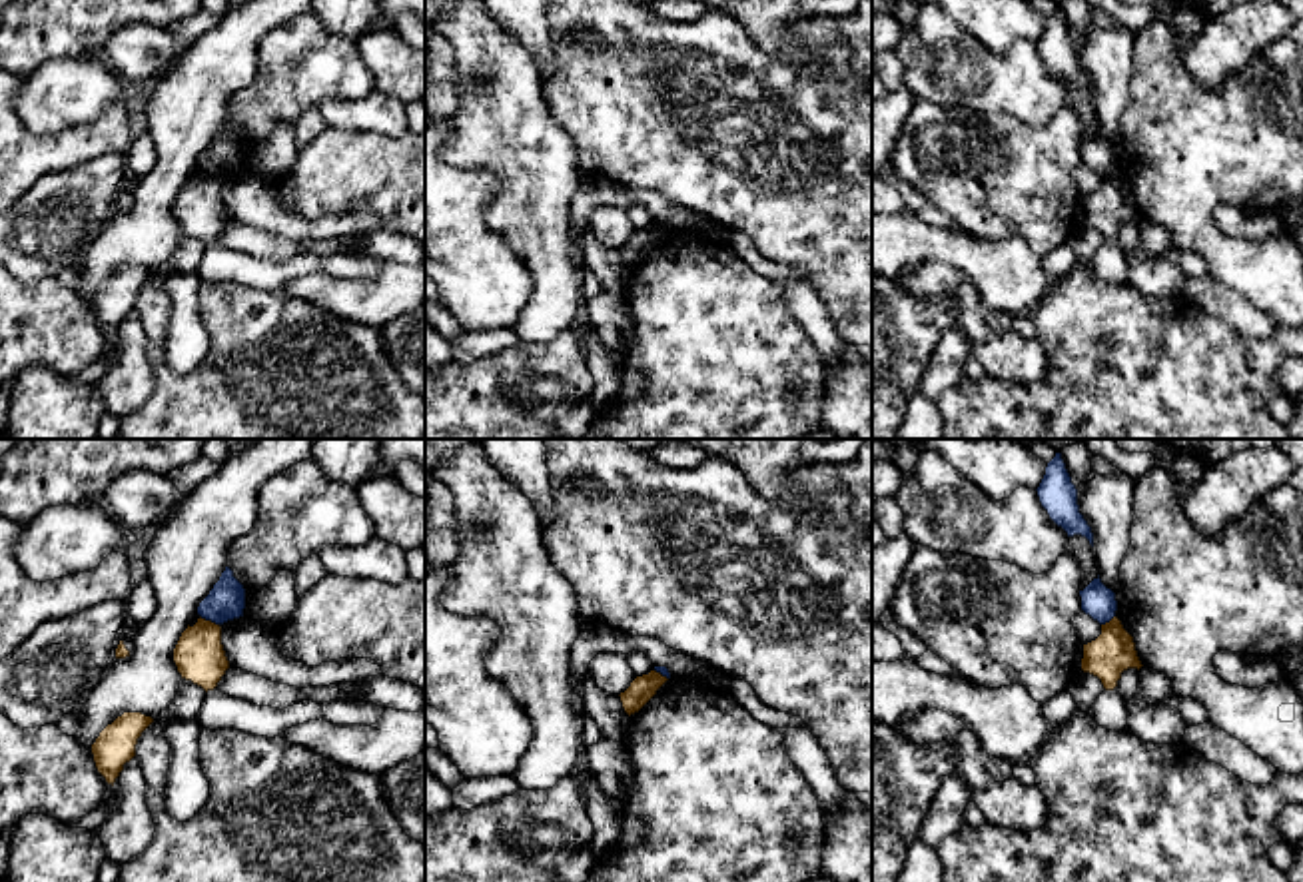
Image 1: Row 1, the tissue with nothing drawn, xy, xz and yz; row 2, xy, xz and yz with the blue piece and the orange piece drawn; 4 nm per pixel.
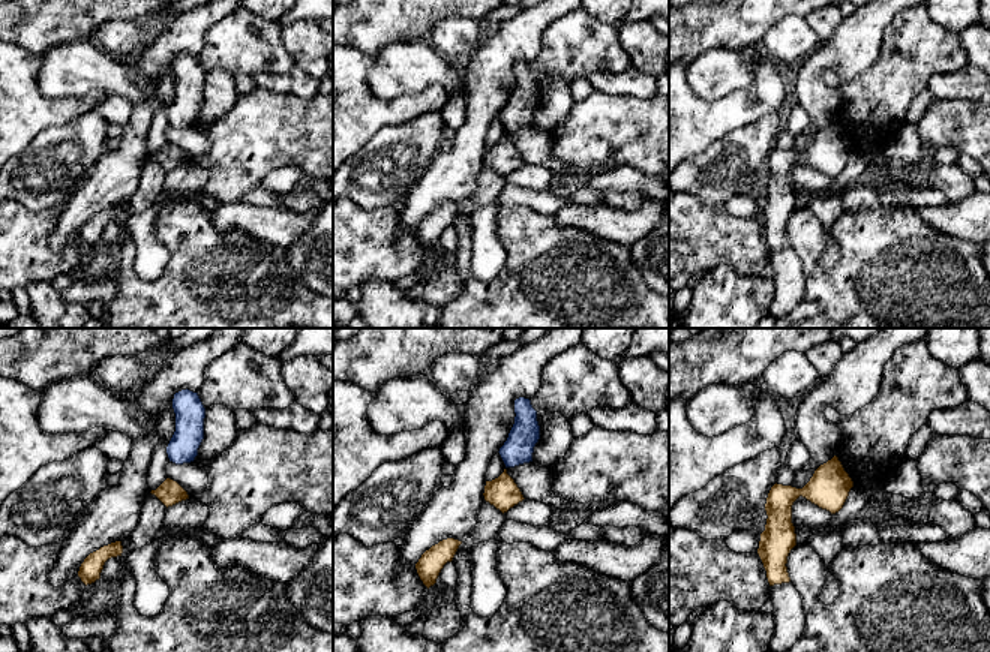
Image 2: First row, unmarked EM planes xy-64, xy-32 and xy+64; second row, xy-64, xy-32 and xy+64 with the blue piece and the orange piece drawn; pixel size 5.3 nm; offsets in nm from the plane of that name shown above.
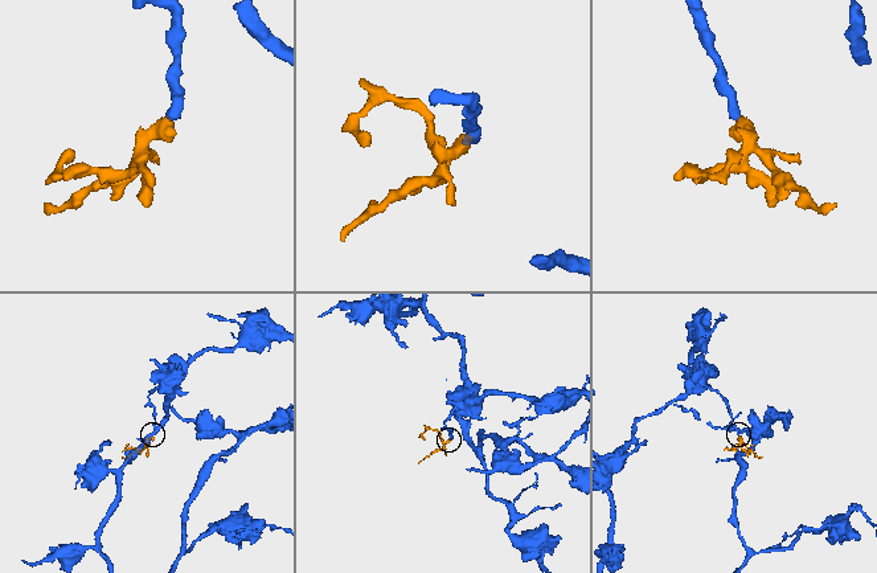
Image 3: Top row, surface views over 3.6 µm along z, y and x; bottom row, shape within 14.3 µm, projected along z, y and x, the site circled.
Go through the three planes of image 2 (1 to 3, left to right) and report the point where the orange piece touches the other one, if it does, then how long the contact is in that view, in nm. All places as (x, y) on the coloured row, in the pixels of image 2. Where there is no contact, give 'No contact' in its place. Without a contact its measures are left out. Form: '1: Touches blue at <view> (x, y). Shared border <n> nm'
1: No contact
2: No contact
3: No contact

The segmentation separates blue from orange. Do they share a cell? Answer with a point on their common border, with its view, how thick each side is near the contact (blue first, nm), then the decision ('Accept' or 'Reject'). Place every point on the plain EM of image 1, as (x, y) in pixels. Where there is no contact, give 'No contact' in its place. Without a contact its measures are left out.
Touches blue at xy (210, 172). Thickness 160 nm (blue) against 200 nm. Reject

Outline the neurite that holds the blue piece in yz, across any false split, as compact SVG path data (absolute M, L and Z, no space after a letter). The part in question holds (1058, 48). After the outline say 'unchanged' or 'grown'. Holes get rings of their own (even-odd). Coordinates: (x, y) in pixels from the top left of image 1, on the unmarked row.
M1056 6L1056 10L1048 16L1046 28L1036 44L1050 72L1062 80L1068 90L1082 88L1093 100L1091 80L1080 66L1078 42L1072 36L1062 6Z; unchanged

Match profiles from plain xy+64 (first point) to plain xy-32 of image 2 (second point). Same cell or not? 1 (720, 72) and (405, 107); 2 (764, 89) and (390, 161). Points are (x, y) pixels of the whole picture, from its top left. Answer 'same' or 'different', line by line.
1: different
2: different

